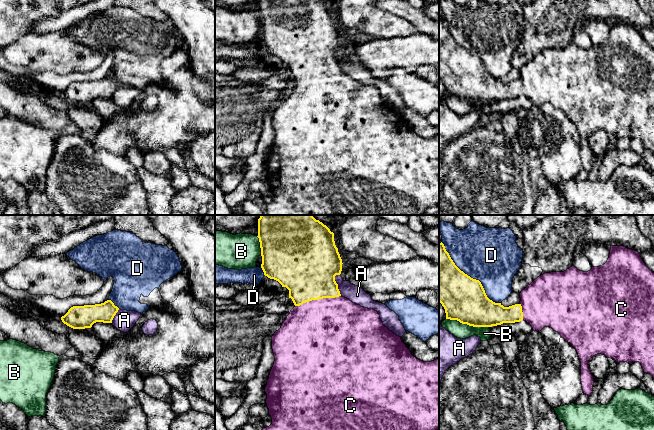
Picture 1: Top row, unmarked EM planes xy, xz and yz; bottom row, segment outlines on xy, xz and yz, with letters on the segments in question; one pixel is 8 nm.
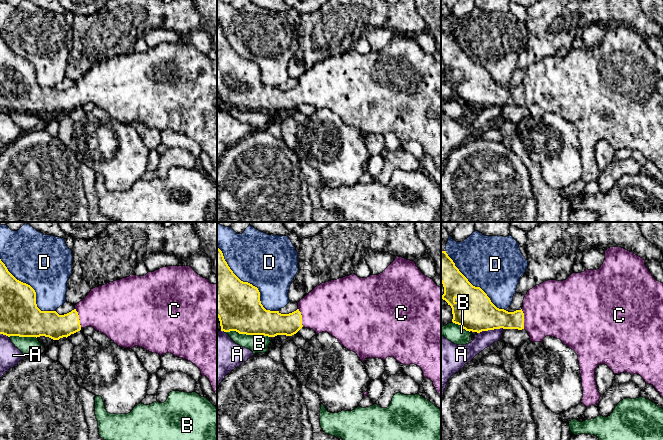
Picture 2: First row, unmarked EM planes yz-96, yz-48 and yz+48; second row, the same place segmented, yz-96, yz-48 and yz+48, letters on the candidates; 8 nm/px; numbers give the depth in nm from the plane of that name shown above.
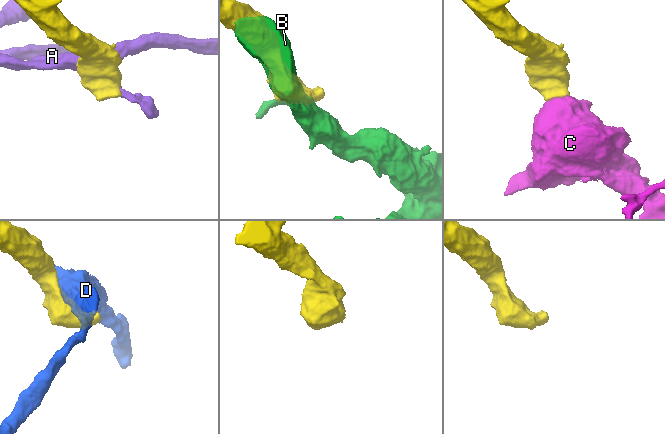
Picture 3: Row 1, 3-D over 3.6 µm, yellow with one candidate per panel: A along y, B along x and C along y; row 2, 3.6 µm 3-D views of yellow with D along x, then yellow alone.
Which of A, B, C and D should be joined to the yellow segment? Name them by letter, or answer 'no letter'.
C

